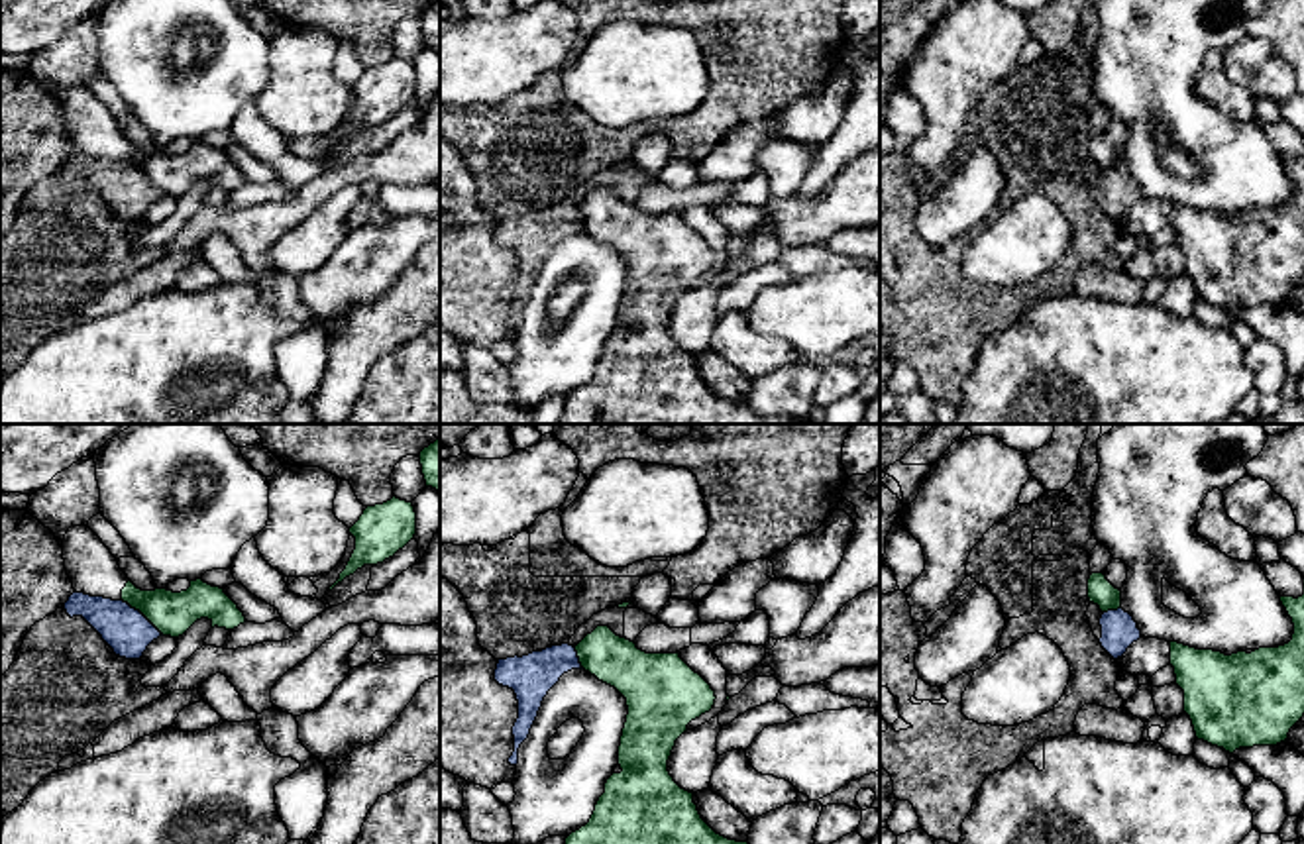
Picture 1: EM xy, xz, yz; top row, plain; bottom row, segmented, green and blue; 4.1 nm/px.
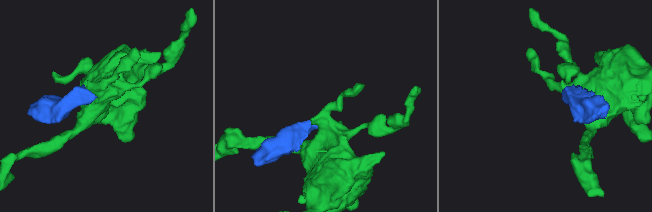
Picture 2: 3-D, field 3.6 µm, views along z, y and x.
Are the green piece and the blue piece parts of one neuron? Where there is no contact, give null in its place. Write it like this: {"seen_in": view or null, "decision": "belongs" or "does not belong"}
{"seen_in": "xy", "decision": "does not belong"}

